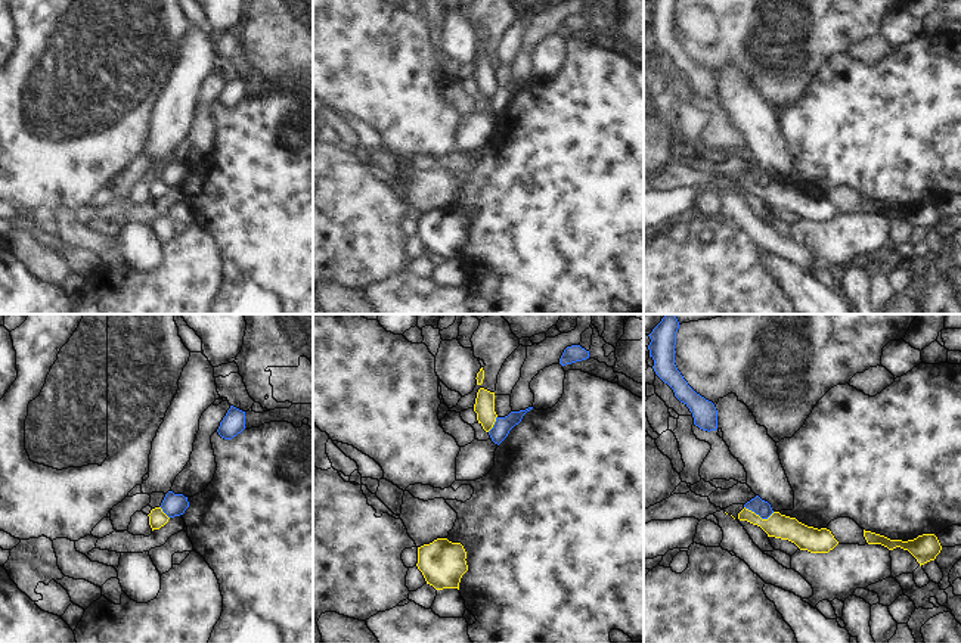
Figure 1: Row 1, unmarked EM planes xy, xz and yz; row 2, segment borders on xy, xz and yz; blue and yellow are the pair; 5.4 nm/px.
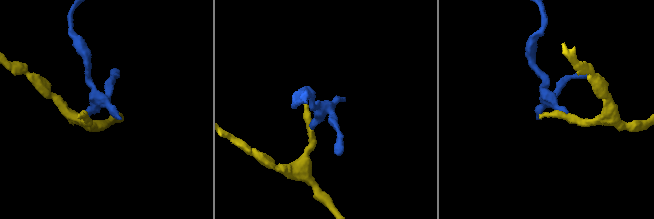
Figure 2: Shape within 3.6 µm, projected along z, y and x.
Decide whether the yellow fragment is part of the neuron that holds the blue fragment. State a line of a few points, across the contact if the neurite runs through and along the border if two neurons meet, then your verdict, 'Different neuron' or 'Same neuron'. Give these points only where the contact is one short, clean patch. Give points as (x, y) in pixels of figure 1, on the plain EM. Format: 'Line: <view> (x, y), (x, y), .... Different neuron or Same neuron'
Line: yz (744, 176), (762, 188), (768, 188), (774, 182). Different neuron

